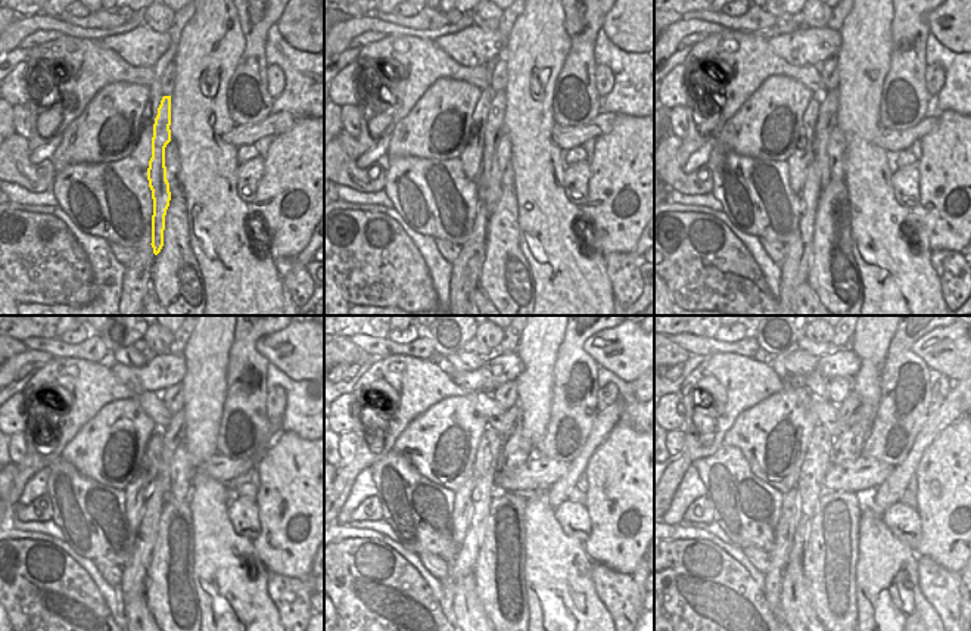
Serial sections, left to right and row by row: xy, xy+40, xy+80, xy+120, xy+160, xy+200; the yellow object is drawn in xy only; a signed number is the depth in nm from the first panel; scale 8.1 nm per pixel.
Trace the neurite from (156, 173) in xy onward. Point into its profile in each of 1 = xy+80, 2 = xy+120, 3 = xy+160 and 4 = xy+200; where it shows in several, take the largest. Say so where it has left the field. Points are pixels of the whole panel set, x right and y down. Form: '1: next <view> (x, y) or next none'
1: next xy+80 (827, 120)
2: next xy+120 (174, 434)
3: next xy+160 (512, 419)
4: next xy+200 (847, 407)

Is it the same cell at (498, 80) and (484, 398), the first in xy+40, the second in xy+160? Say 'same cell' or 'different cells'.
different cells

